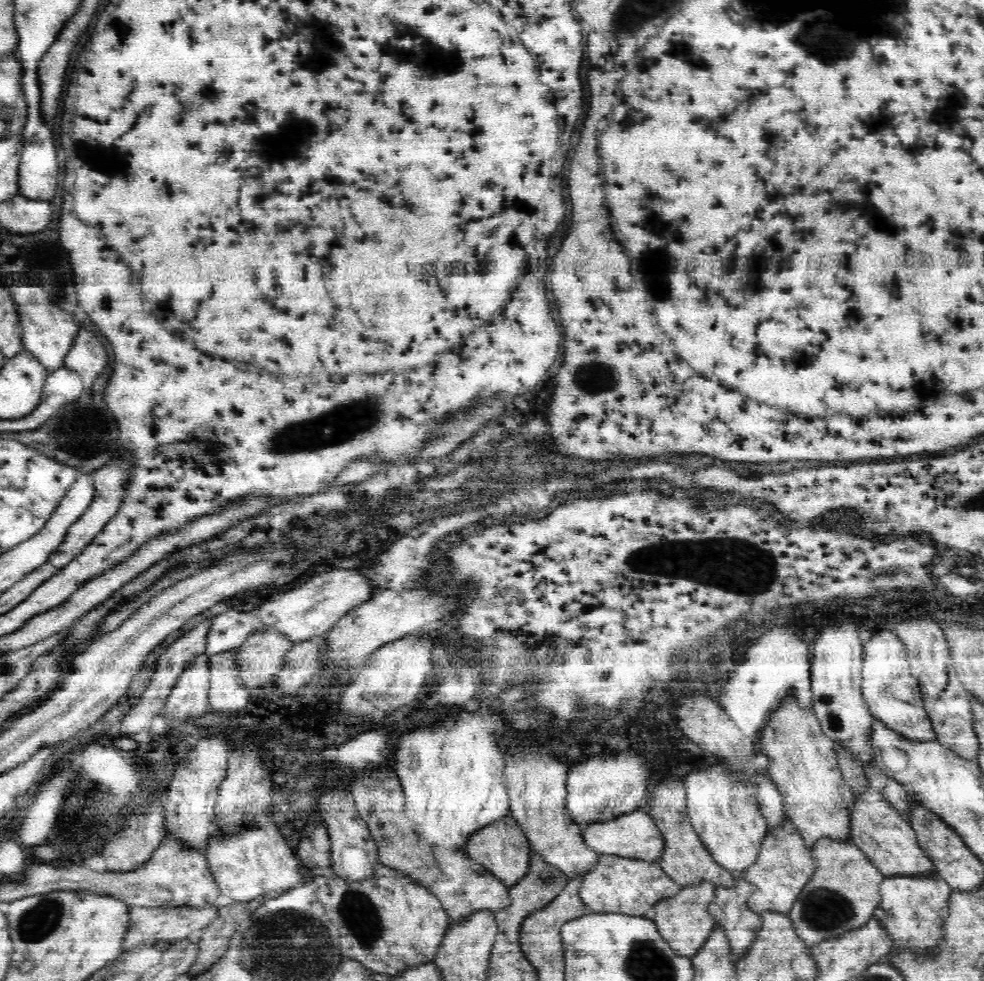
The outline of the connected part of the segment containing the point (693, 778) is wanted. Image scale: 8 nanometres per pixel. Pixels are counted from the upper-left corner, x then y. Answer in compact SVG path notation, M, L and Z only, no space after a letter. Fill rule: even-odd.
M714 768L692 771L692 774L689 773L684 779L687 799L686 816L690 818L695 832L702 837L703 844L706 845L710 855L722 866L722 869L728 870L733 875L746 871L755 864L762 842L770 828L769 822L762 814L762 809L759 808L757 798L754 798L752 792L748 790L748 784L736 778L736 774L732 774L730 770L714 770Z

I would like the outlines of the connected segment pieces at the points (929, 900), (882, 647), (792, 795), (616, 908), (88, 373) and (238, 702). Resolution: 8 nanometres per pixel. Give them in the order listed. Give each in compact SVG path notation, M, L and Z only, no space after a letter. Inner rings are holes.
M935 873L934 876L891 876L886 877L879 886L881 896L880 904L876 907L873 916L882 922L890 936L894 937L894 948L897 951L914 949L922 952L922 955L930 955L930 952L938 951L938 945L943 941L943 922L949 912L949 898L952 887L945 878Z
M890 626L874 628L870 636L866 636L864 655L862 655L862 686L863 699L871 715L882 720L888 728L914 741L936 741L936 735L927 718L918 681L910 672L907 662L906 647L902 640L894 634Z
M788 696L761 731L760 754L766 754L763 762L769 779L781 793L784 814L793 822L806 844L813 849L823 837L850 841L850 813L846 809L845 786L836 746L822 732L816 712L812 712L812 708L802 710L798 700Z
M611 854L598 855L598 864L582 878L579 895L590 913L626 913L650 915L652 908L666 896L674 896L683 887L663 870L658 860L621 857Z
M82 330L63 364L78 372L85 389L90 390L94 380L100 376L102 368L108 364L108 354L102 342L92 332Z
M230 649L210 657L210 688L208 690L208 702L215 714L222 713L231 715L242 710L248 702L249 690L244 687L244 681L240 677L238 665L236 665L236 657L234 657L236 649Z

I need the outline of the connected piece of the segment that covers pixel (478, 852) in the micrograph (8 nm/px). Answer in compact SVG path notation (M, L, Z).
M509 813L508 816L502 817L502 820L494 821L472 834L467 840L464 851L483 868L489 870L499 880L504 881L506 887L510 888L522 880L523 876L526 876L526 873L530 870L530 848L531 845L525 836L525 832Z

